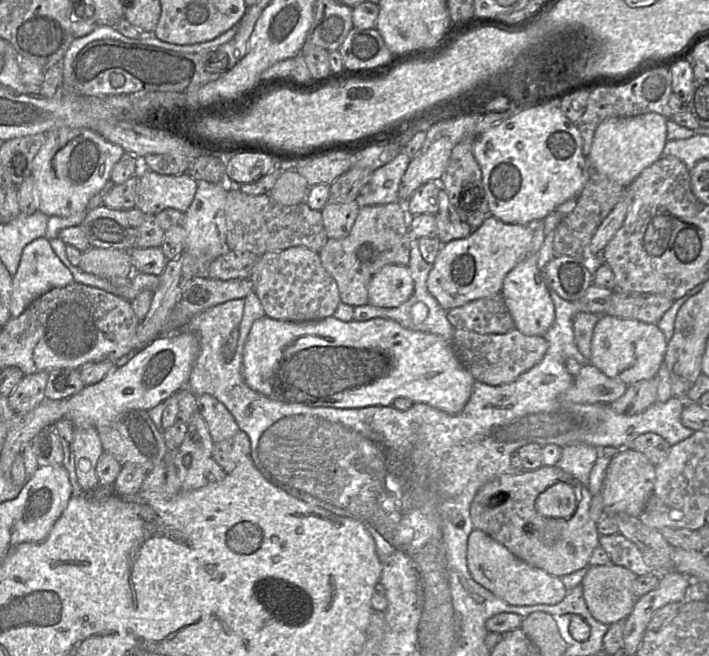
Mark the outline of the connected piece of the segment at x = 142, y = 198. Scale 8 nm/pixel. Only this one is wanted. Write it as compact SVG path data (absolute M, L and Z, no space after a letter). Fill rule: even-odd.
M147 169L137 186L135 208L150 216L167 208L185 213L194 199L197 185L187 172L161 175Z

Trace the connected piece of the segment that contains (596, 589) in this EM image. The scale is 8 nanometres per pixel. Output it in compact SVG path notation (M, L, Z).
M612 564L590 566L581 585L592 616L607 625L624 621L632 612L636 601L635 583L638 576L626 567Z

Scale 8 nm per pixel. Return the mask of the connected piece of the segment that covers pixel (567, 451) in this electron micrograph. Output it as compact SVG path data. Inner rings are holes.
M570 444L562 447L561 457L556 465L587 486L590 471L599 455L600 450L594 446Z

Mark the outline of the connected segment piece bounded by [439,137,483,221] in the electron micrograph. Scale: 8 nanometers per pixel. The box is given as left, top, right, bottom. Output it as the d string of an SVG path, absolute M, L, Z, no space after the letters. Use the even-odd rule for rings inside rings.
M466 137L451 152L447 167L440 179L451 204L465 221L465 210L460 205L462 188L466 185L483 187L482 173L473 155L473 145L477 137Z

